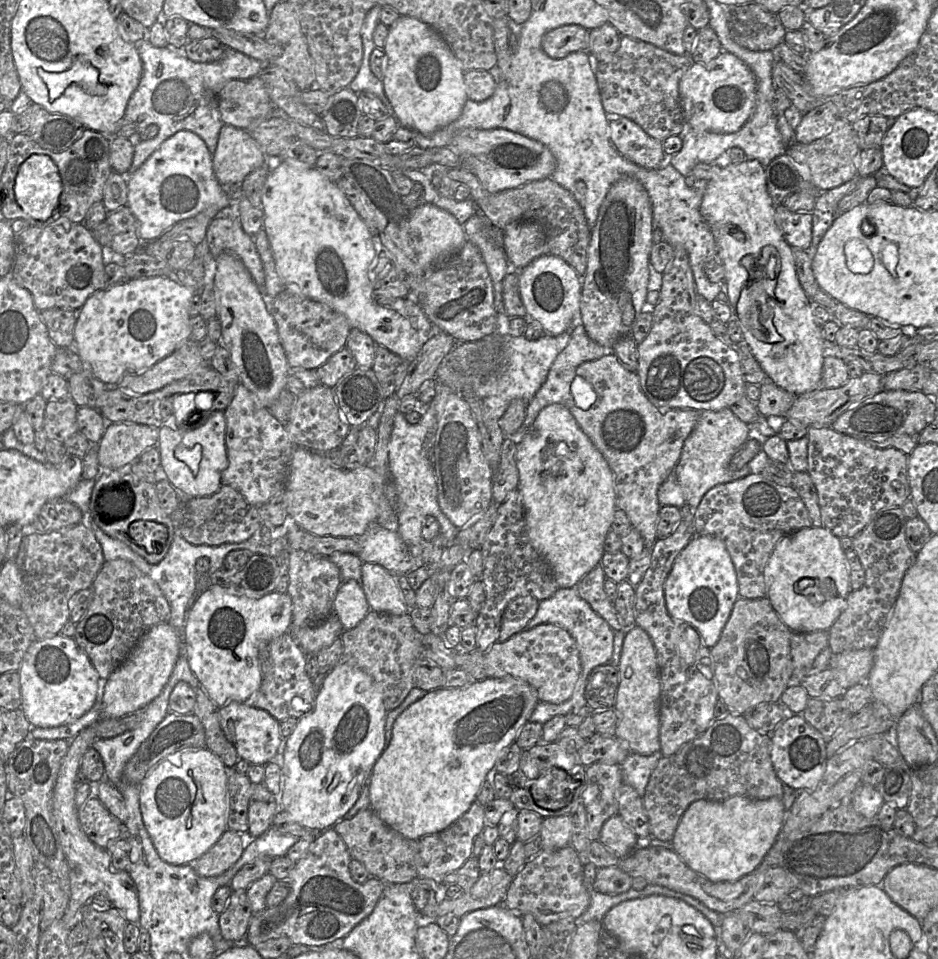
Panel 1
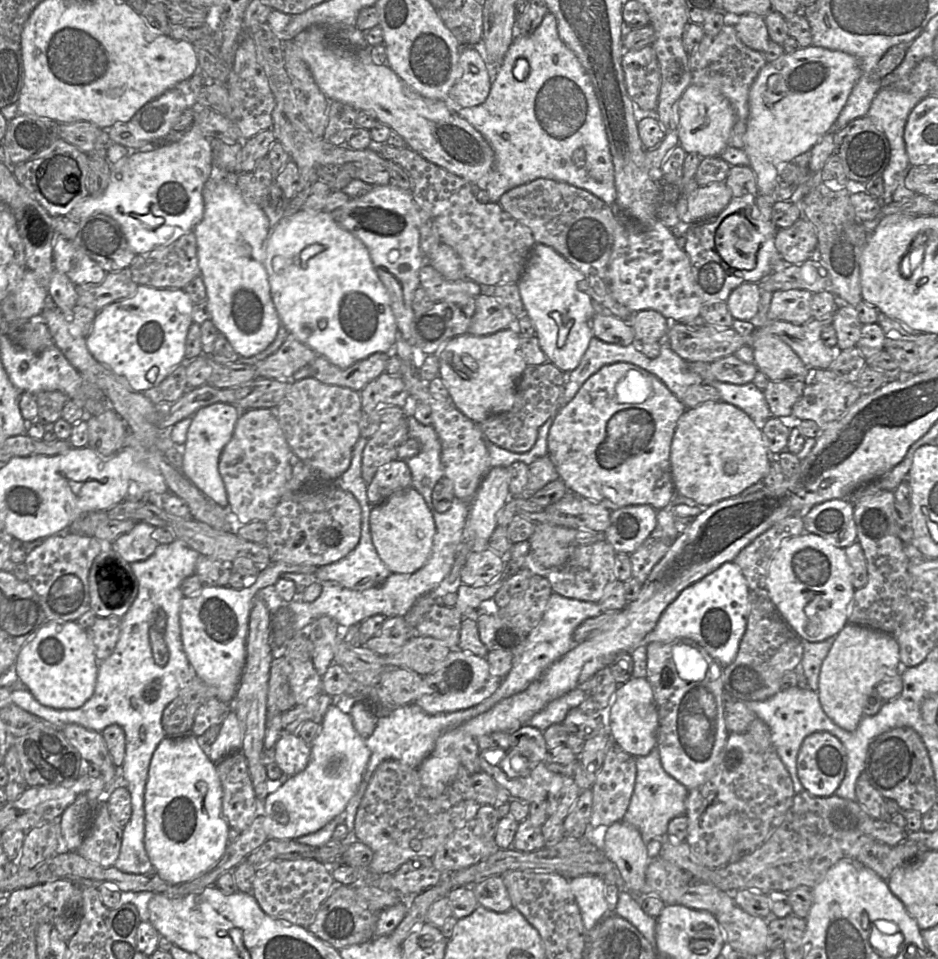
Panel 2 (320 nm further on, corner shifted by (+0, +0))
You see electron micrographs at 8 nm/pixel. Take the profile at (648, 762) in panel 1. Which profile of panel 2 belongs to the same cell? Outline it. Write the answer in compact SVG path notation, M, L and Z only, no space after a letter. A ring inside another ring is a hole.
M656 746L649 754L635 757L635 761L635 786L623 820L637 828L646 843L652 839L664 839L669 821L685 813L689 790L664 770Z

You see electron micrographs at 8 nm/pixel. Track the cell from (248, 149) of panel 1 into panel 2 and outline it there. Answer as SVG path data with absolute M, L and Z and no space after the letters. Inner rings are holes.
M138 285L135 292L122 300L111 303L97 312L91 330L85 338L85 343L92 357L113 373L125 377L136 392L145 392L161 381L178 365L186 364L185 342L189 326L193 322L192 311L194 303L181 288L159 289ZM158 368L154 382L146 378L148 371Z

